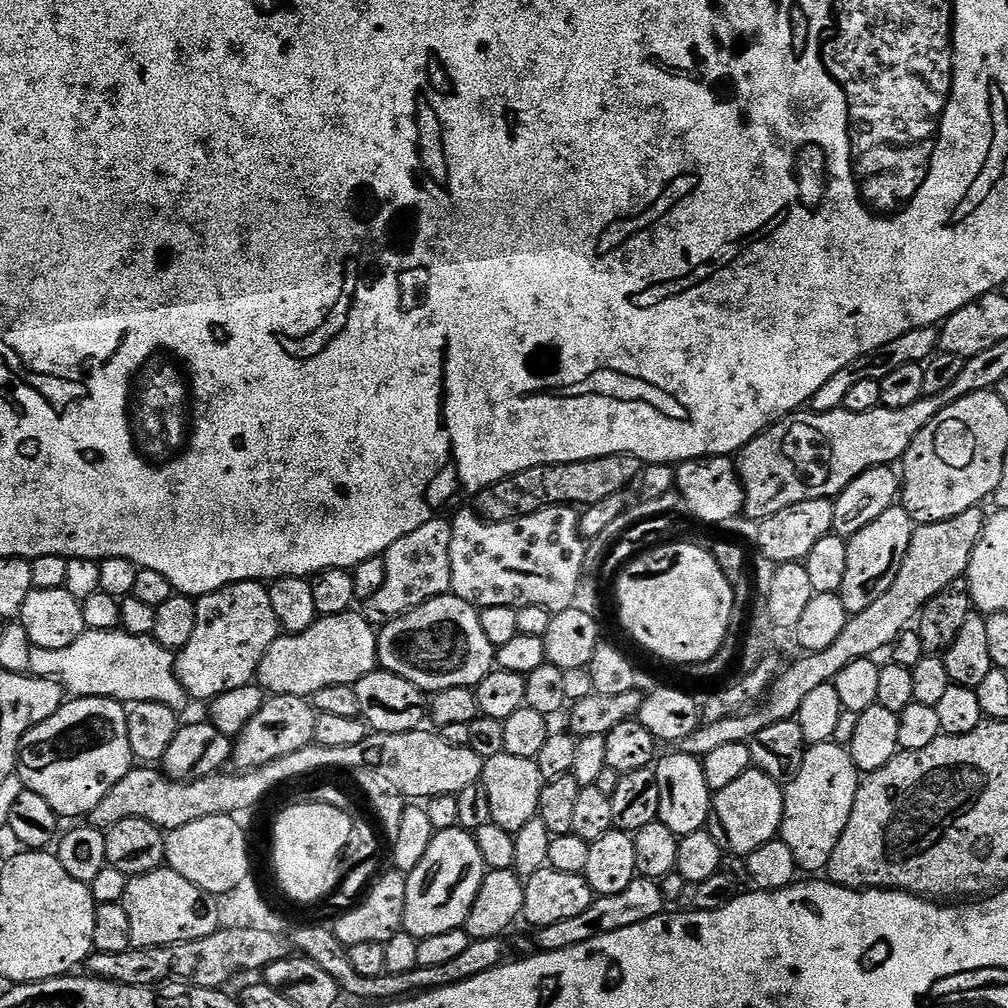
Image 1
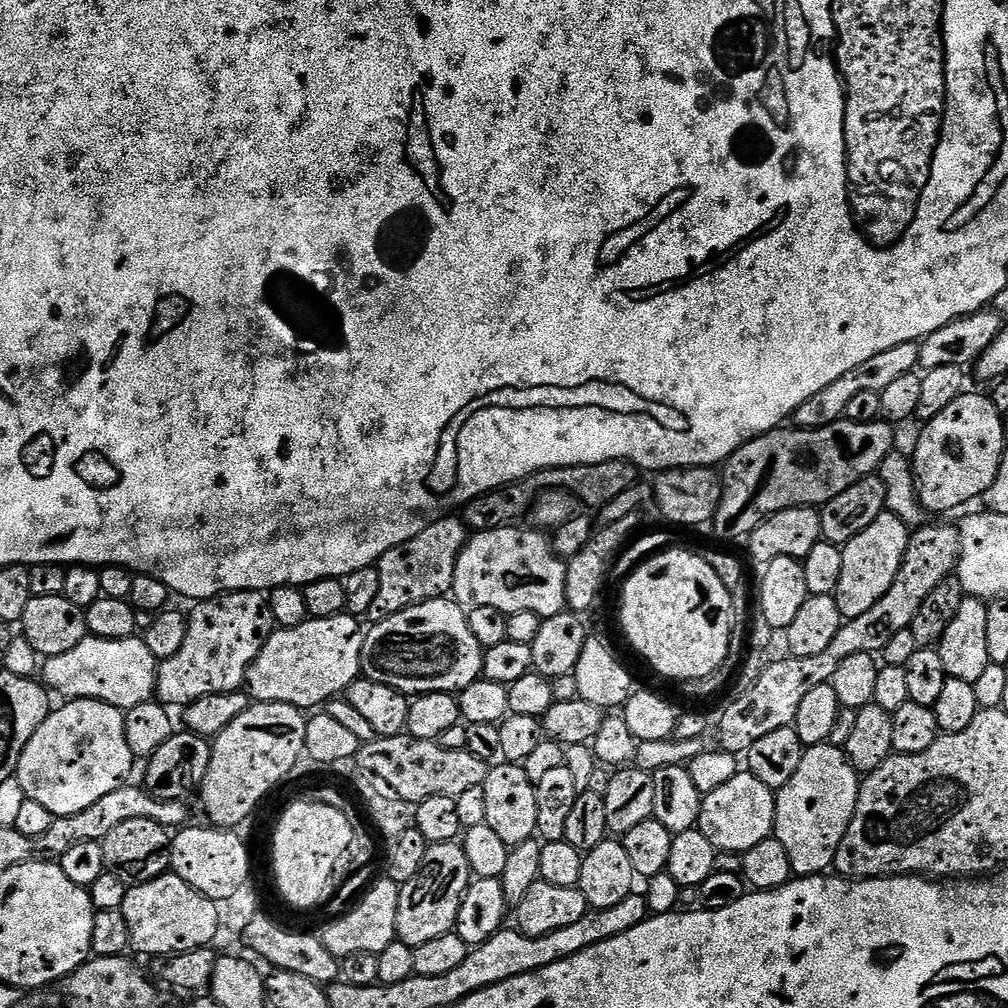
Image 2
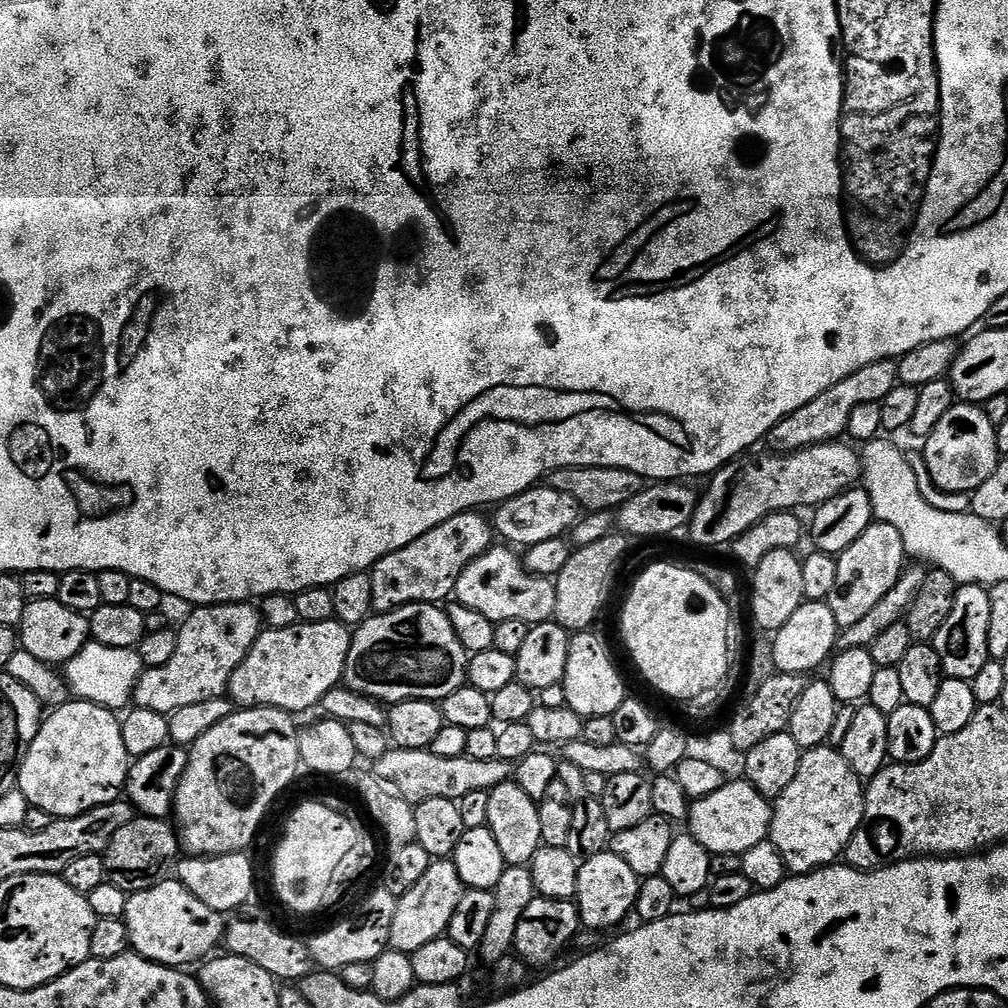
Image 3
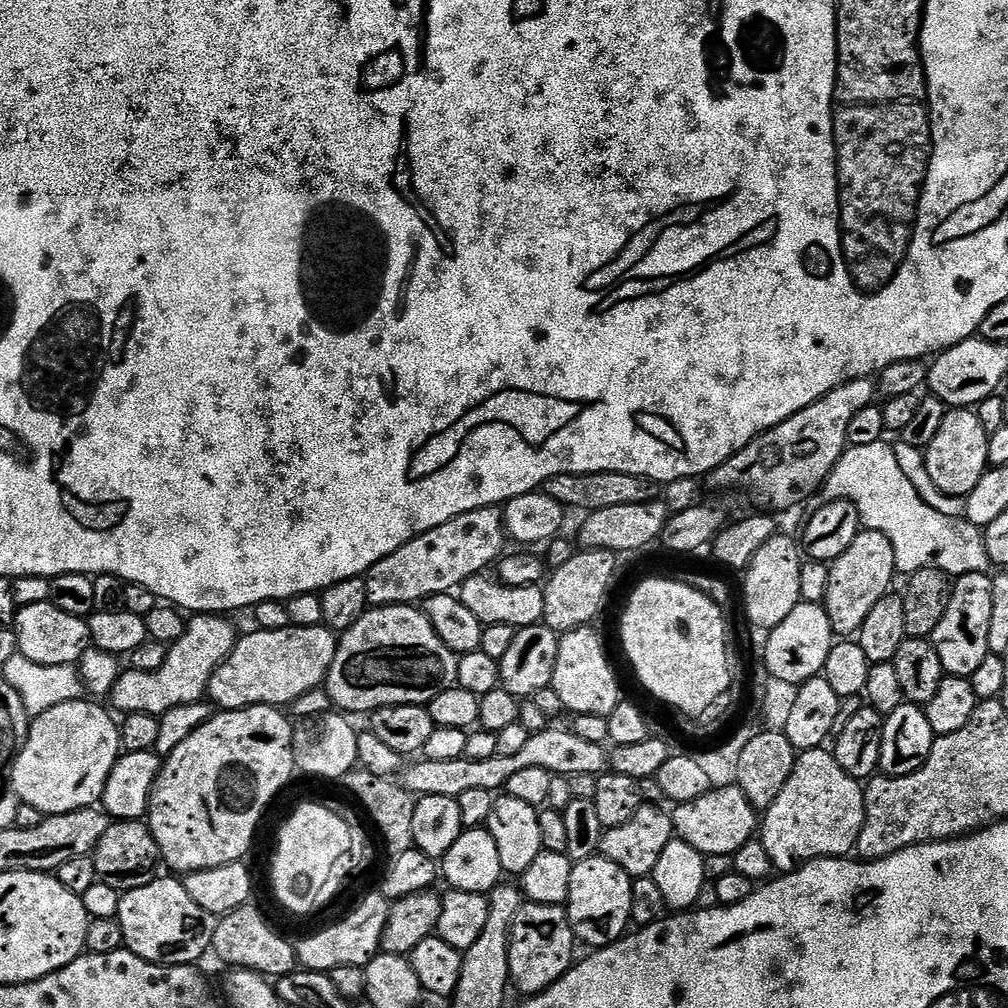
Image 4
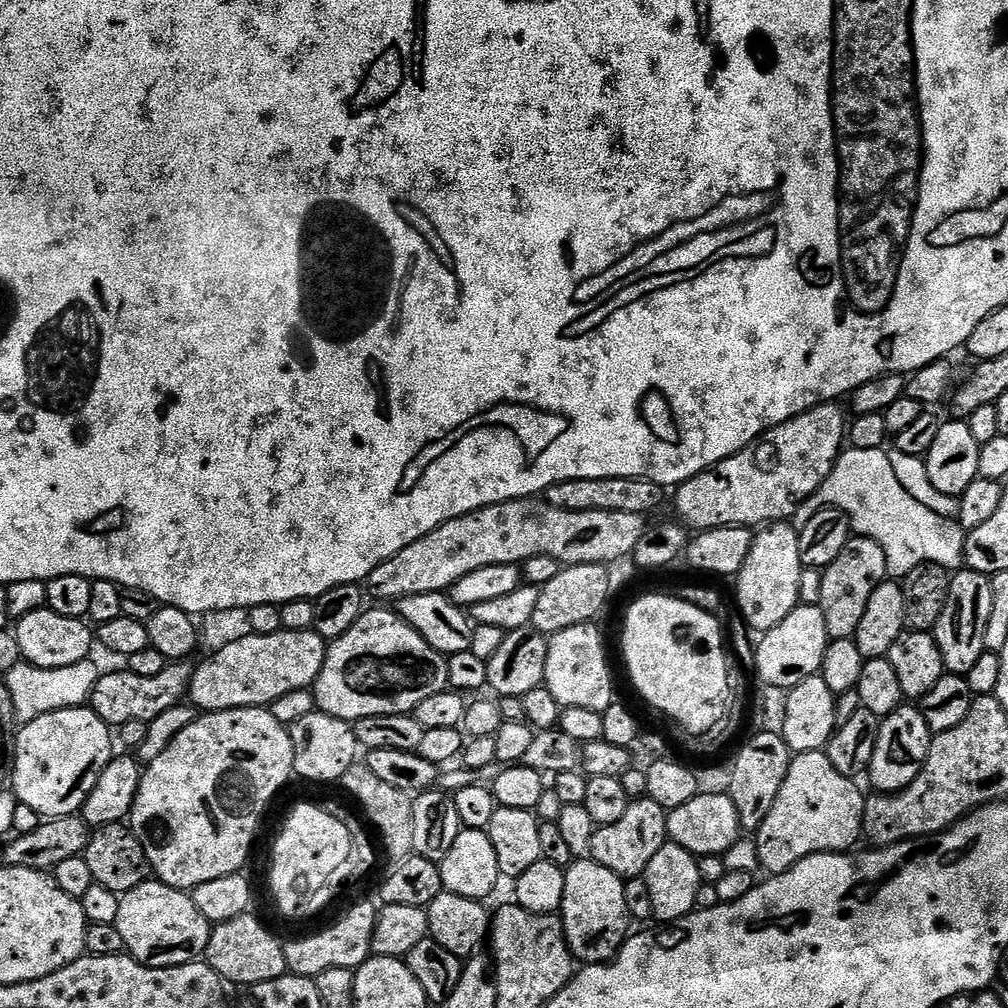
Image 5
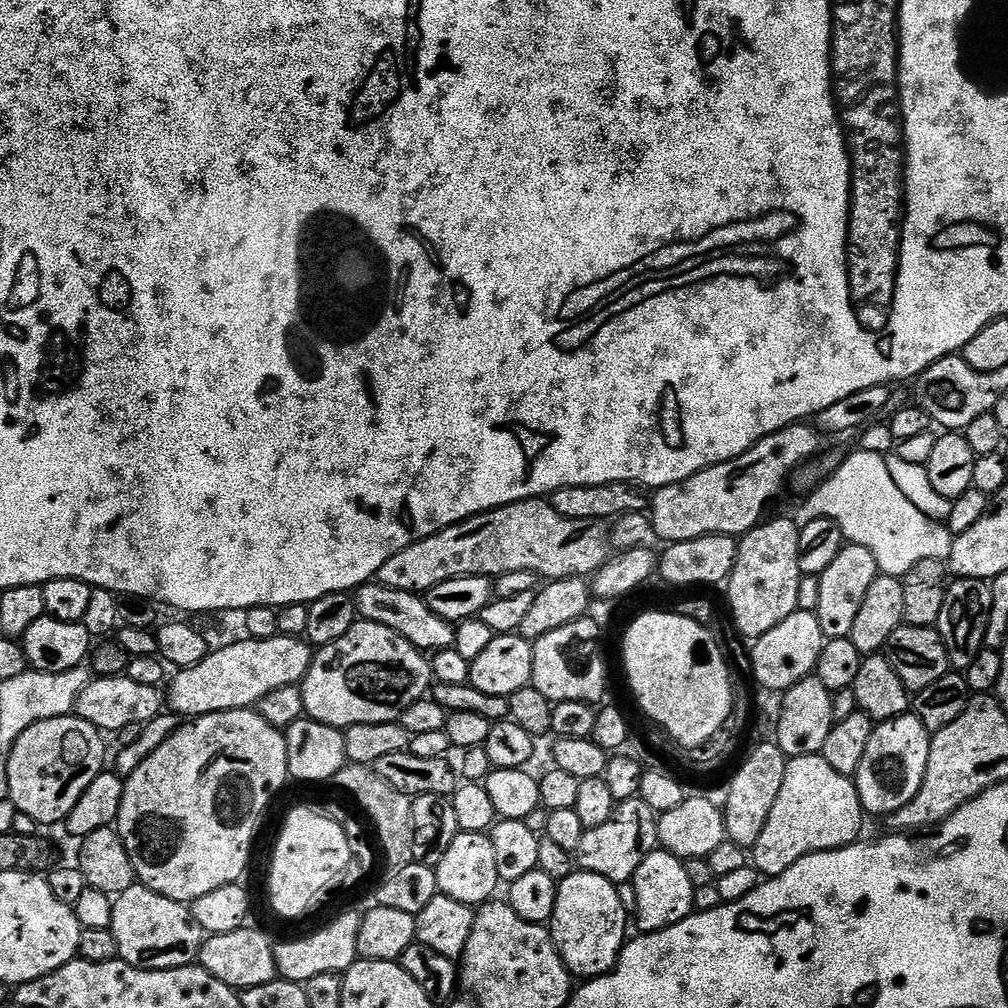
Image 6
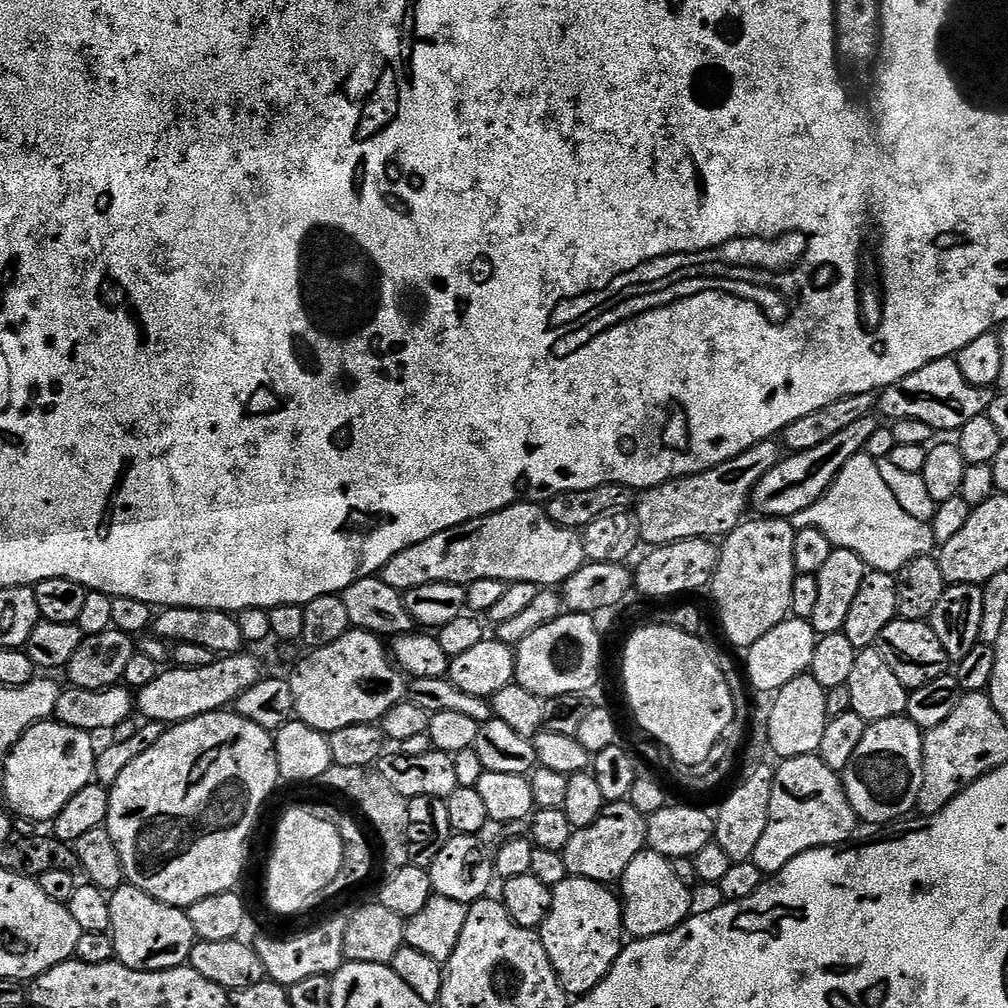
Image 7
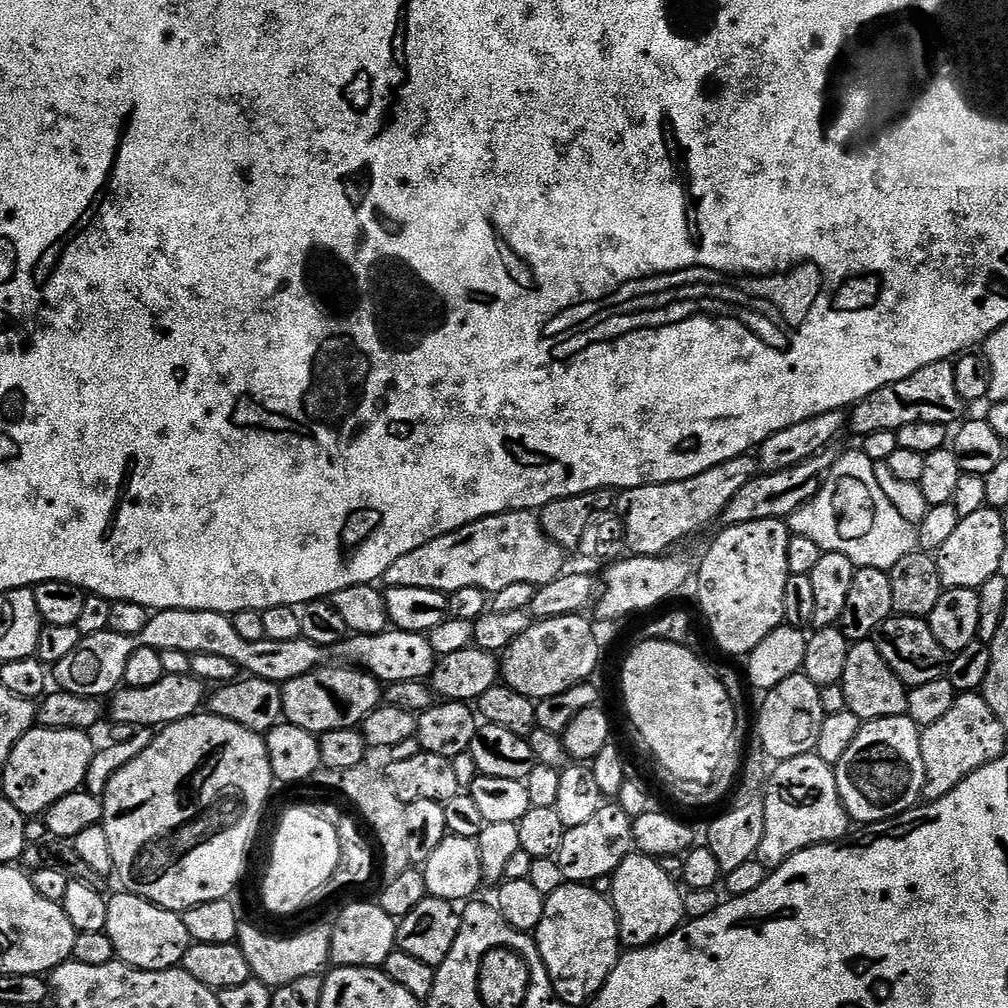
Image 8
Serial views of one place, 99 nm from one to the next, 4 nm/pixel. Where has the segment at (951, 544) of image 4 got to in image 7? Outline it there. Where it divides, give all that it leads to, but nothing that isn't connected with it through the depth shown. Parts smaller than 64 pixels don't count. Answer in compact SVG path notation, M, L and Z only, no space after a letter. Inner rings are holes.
M861 454L850 458L850 462L842 466L838 478L834 478L834 482L826 490L826 494L818 498L814 506L791 517L791 522L792 527L797 530L802 528L822 530L822 534L830 538L833 548L854 550L854 554L858 554L858 558L862 558L869 569L895 574L902 566L906 566L906 562L919 556L927 556L937 547L931 525L936 506L934 498L930 498L930 493L926 490L923 475L901 470L887 458L875 461L871 456Z

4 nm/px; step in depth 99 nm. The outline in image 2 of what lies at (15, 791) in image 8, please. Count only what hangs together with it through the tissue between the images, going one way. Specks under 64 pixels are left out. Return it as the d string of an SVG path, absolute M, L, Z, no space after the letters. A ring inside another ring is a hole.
M69 699L61 704L57 712L56 709L49 711L42 726L38 726L30 742L26 742L15 775L21 783L25 797L44 806L54 818L78 814L86 810L86 806L94 806L98 798L106 798L110 790L123 788L131 777L128 775L131 774L134 763L132 751L126 743L123 711L98 700Z

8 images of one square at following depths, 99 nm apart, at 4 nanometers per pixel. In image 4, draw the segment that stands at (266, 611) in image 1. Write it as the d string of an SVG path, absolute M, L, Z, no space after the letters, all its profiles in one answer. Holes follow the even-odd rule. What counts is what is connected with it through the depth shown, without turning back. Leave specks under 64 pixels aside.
M224 614L193 615L184 625L182 638L169 647L168 660L162 667L149 672L127 670L119 675L110 693L111 707L117 713L129 716L150 714L162 717L174 710L174 706L204 700L208 694L210 678L214 678L214 672L236 646L238 631L228 620L231 619Z

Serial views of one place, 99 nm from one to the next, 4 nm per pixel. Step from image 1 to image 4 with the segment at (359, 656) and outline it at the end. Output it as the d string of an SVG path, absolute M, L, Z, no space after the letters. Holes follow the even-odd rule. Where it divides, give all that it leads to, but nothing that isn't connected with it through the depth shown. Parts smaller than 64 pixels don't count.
M323 626L318 628L290 627L282 630L266 632L252 630L249 636L241 635L237 639L232 653L222 662L222 666L214 672L214 678L210 678L207 699L217 709L225 712L233 712L239 708L253 708L259 704L271 704L273 706L290 706L304 694L321 687L328 679L328 671L334 662L337 633Z

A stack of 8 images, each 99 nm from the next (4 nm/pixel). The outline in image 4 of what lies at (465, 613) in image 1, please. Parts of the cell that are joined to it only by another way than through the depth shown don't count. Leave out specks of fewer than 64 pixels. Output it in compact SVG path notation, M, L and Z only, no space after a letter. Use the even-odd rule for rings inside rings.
M389 604L387 608L369 607L368 611L339 637L334 662L328 671L326 691L341 713L371 714L386 706L427 705L438 694L457 687L460 656L438 638L428 615L410 604Z

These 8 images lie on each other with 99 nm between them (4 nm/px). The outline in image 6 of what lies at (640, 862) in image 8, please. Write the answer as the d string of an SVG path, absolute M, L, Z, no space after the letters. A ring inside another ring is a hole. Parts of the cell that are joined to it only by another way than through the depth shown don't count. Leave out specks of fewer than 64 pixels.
M657 850L638 866L634 878L630 882L632 896L636 899L636 912L634 908L634 924L640 927L641 933L657 932L663 928L674 926L691 916L694 909L694 890L689 874L686 874L685 861L679 856L663 850Z

